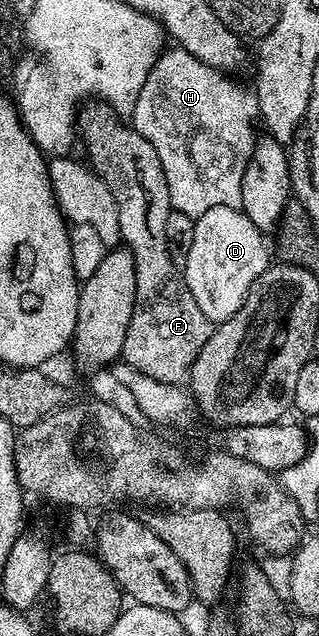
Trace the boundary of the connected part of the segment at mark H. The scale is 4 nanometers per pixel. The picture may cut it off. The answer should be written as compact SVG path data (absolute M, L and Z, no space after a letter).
M163 50L148 73L148 81L144 81L140 97L136 97L132 126L150 142L152 149L156 149L173 210L198 218L212 208L241 208L243 173L256 142L254 127L250 124L250 118L256 115L255 104L249 94L246 96L229 87L222 80L221 70L204 65L186 51L173 50Z

